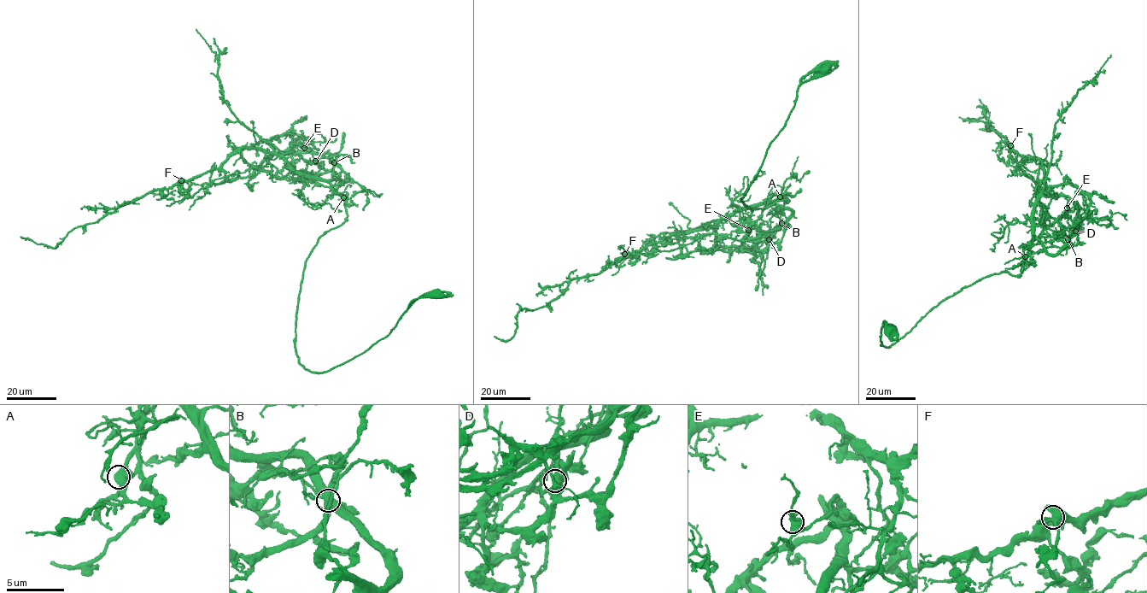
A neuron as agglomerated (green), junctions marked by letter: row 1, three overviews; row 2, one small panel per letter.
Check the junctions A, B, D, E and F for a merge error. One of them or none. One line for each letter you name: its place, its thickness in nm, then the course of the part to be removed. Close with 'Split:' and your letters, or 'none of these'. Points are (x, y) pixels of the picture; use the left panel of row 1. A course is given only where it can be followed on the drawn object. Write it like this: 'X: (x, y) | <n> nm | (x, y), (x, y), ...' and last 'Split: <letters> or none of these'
B: (334, 162) | 550 nm | (334, 162), (318, 174), (303, 170), (277, 178), (250, 168), (220, 182), (194, 184), (186, 194), (178, 191)
Split: B

